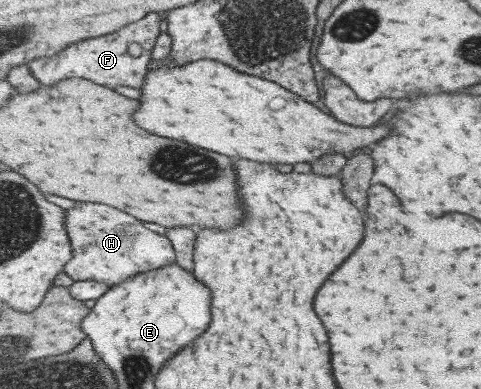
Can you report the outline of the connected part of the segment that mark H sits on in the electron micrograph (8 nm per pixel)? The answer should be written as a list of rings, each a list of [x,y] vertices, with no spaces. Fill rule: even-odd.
[[[76,203],[74,209],[68,209],[67,215],[68,235],[71,236],[75,253],[64,268],[64,272],[74,281],[100,281],[99,283],[112,288],[126,282],[127,279],[134,278],[136,274],[159,270],[177,261],[176,250],[167,235],[158,235],[146,227],[140,219],[120,209],[100,205],[100,203]]]

